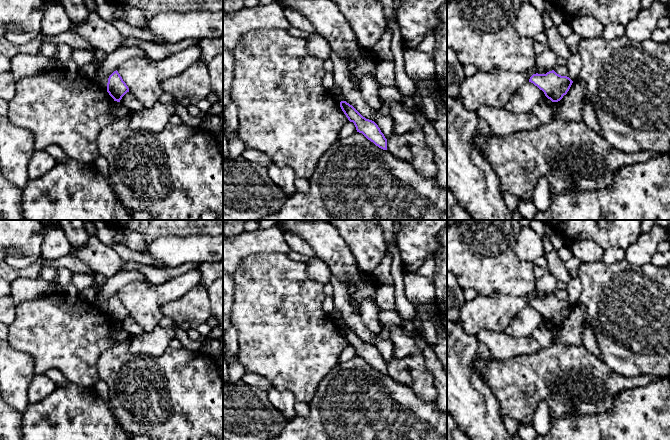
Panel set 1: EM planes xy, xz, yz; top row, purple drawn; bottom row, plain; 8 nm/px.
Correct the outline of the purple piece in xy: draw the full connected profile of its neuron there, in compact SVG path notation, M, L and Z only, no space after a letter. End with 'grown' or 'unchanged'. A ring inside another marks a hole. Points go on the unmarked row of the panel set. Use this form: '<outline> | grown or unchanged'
M114 295L108 302L107 316L114 323L114 325L120 326L122 321L129 316L129 312L123 305L118 295Z | unchanged

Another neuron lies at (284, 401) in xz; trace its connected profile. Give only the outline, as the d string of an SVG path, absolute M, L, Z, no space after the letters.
M272 387L267 392L267 396L274 407L286 417L288 422L297 416L294 409L294 405L297 401L292 392L278 390Z

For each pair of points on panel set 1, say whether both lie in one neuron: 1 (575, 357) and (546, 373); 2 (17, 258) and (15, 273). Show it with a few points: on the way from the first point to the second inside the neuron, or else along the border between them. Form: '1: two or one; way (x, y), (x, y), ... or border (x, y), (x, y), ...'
1: one; way (568, 364), (559, 373), (553, 373)
2: two; border (38, 261), (24, 267), (10, 266)

